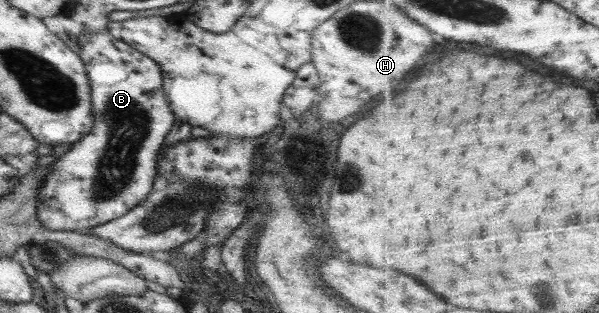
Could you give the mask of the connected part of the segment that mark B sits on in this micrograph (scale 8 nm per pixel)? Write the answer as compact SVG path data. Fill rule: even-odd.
M84 32L77 39L75 50L85 64L89 80L93 124L89 134L80 137L54 166L49 166L36 208L39 223L46 230L85 232L128 213L152 192L159 152L177 120L162 91L161 68L149 56L114 38L109 32Z

